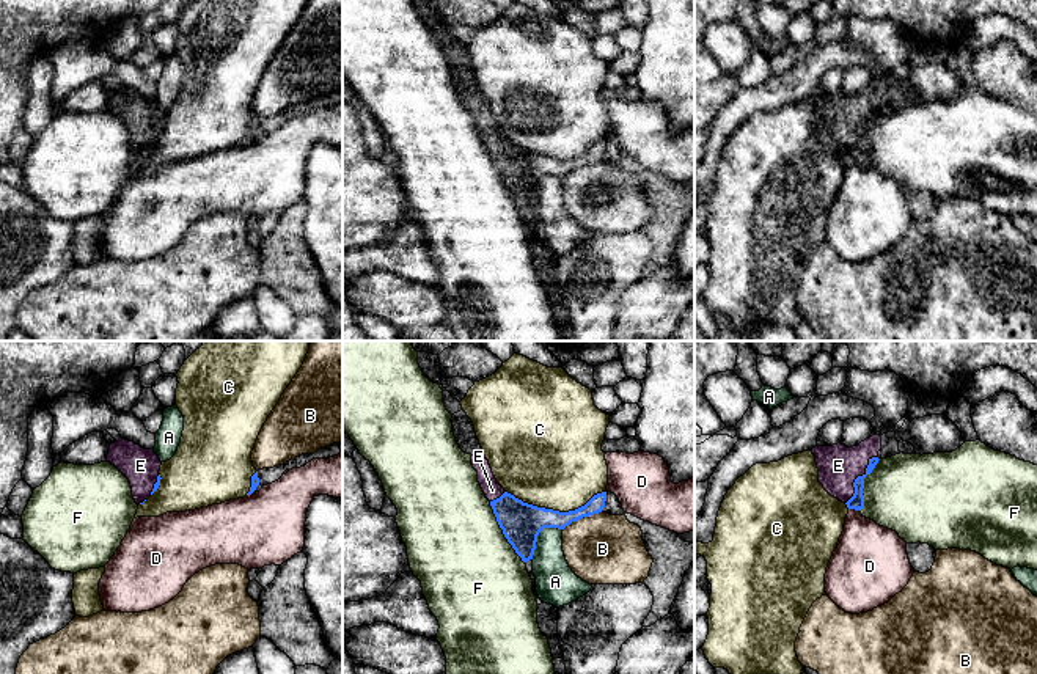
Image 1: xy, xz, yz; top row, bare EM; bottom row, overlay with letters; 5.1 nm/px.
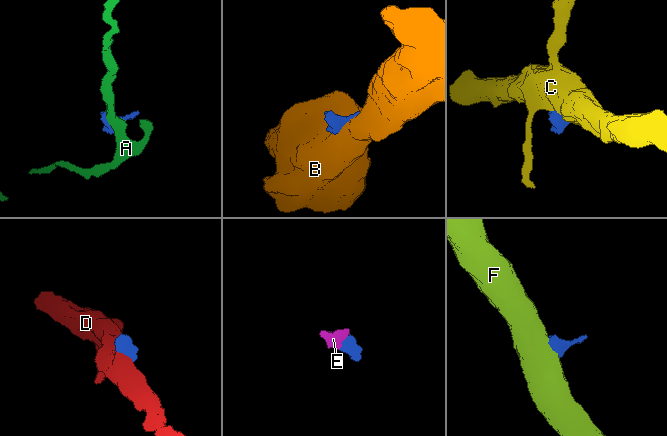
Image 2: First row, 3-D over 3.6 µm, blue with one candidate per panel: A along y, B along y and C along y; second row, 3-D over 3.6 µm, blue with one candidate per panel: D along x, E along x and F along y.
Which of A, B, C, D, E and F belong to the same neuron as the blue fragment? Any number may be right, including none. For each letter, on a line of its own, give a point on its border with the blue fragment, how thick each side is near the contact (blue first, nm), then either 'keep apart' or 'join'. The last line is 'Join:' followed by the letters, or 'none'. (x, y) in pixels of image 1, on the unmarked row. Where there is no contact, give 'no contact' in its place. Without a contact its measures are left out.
A: meets blue in xz at (538, 183); 200 nm thick on the blue side, 200 nm on the other; keep apart
B: meets blue in xz at (582, 165); 140 nm thick on the blue side, 360 nm on the other; keep apart
C: meets blue in xz at (555, 159); 200 nm thick on the blue side, 480 nm on the other; keep apart
D: meets blue in yz at (853, 156); 80 nm thick on the blue side, 320 nm on the other; keep apart
E: meets blue in yz at (857, 126); 80 nm thick on the blue side, 220 nm on the other; join
F: meets blue in xz at (503, 181); 200 nm thick on the blue side, 500 nm on the other; keep apart
Join: E

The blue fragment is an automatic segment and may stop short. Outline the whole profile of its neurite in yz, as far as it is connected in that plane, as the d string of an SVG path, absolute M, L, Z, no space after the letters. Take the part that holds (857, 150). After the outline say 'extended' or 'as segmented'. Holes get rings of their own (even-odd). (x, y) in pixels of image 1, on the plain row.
M872 83L858 94L847 96L842 91L833 94L815 94L812 102L819 116L819 130L823 137L848 157L864 156L864 126L878 112L881 85Z; extended

